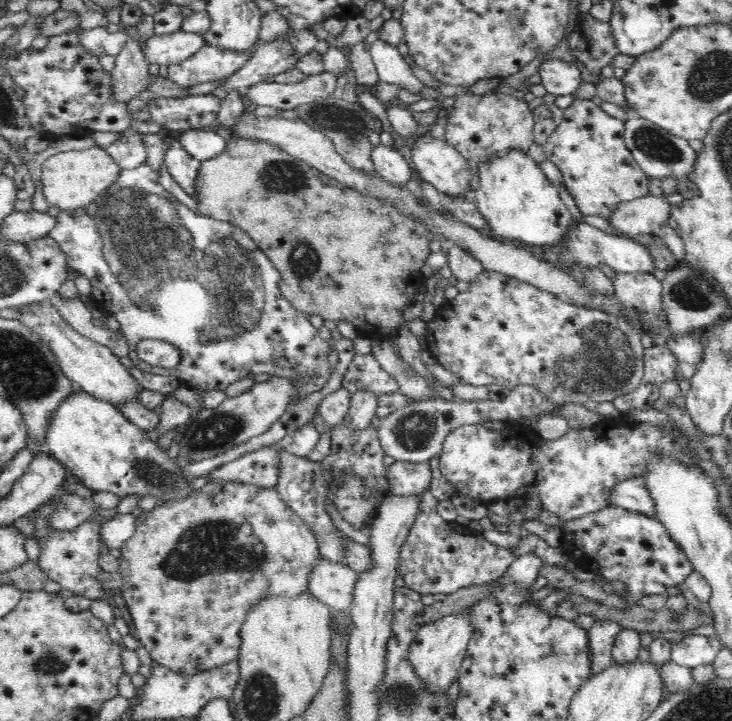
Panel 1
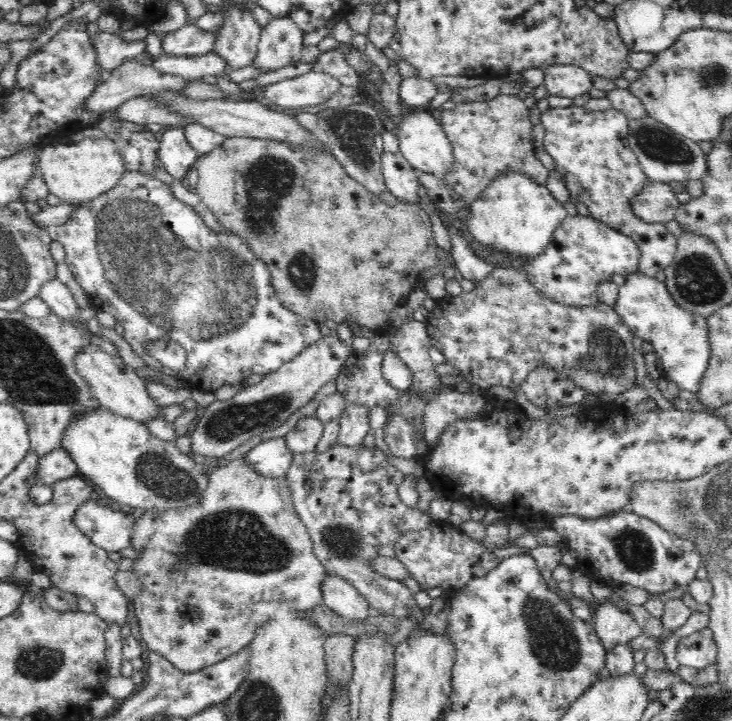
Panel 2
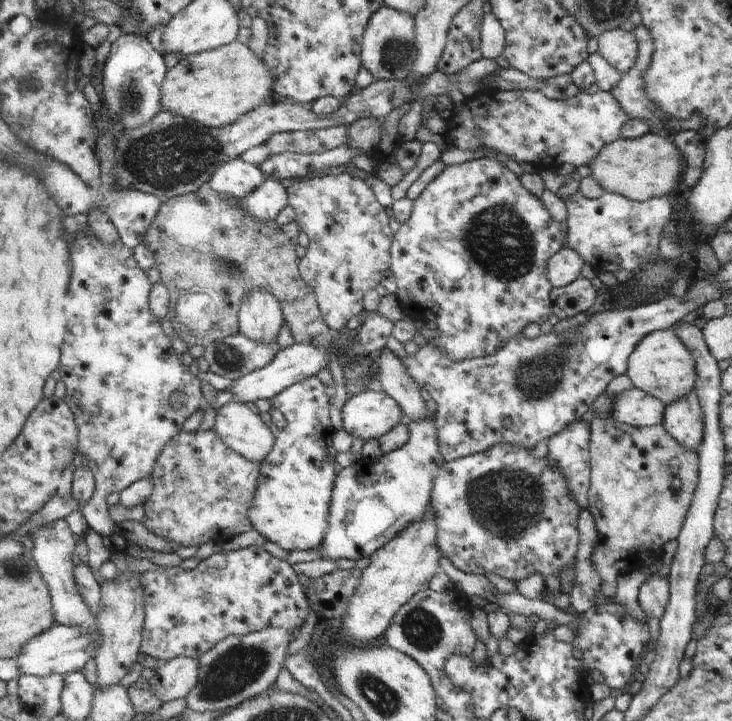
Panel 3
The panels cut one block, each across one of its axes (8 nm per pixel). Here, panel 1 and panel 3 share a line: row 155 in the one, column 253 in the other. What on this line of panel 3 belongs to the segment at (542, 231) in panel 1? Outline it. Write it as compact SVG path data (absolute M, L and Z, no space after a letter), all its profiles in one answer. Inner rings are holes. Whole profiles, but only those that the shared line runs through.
M307 378L293 384L271 400L271 406L283 412L287 426L277 434L275 448L267 460L261 462L263 470L255 508L251 508L251 522L267 542L275 542L289 552L321 550L331 528L331 502L341 468L333 446L335 428L331 426L329 400L331 390L321 378Z

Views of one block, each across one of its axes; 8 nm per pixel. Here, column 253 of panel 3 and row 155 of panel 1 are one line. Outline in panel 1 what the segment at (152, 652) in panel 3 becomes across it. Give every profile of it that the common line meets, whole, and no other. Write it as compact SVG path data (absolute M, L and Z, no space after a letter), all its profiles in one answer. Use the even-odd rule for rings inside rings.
M576 100L564 110L564 118L548 138L544 154L560 168L582 216L602 216L608 220L622 202L650 194L650 176L640 168L632 150L628 150L626 122L600 110L592 100Z

